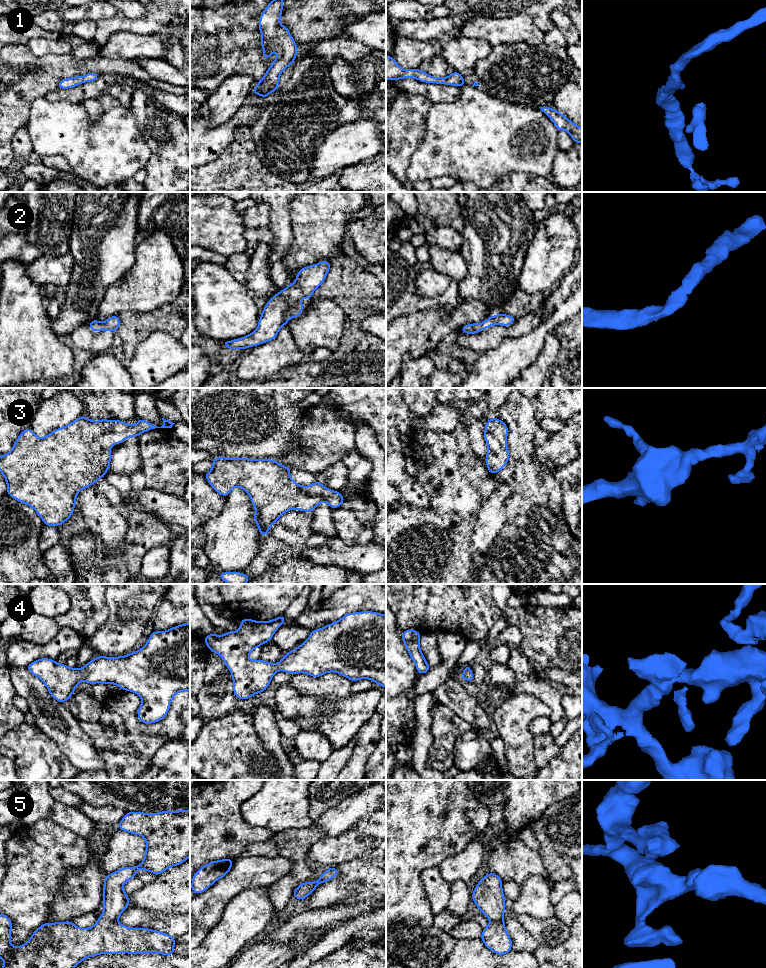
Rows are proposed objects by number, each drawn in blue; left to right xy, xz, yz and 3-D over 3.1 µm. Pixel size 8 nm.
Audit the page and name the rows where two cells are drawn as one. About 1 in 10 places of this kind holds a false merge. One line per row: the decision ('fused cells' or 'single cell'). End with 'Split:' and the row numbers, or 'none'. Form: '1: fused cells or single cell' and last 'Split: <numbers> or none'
1: single cell
2: single cell
3: single cell
4: single cell
5: single cell
Split: none

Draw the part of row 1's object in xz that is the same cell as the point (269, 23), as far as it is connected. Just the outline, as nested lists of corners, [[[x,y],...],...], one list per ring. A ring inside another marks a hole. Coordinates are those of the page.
[[[272,0],[259,19],[259,31],[262,35],[260,45],[264,49],[263,59],[269,59],[271,53],[278,53],[264,77],[251,91],[255,95],[261,95],[265,100],[270,93],[278,89],[281,73],[293,65],[298,51],[298,45],[288,28],[280,24],[282,10],[283,0]]]

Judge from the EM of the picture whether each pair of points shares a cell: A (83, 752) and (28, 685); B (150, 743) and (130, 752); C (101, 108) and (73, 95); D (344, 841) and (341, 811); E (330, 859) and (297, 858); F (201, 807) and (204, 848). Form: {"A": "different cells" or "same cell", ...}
{"A": "same cell", "B": "same cell", "C": "different cells", "D": "different cells", "E": "different cells", "F": "same cell"}

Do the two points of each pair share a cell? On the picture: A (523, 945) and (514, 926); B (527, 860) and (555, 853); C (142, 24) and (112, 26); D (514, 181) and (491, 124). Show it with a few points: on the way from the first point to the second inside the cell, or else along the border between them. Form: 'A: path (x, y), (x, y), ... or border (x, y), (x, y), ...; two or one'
A: path (522, 940), (516, 931); one
B: border (537, 851), (550, 878); two
C: path (135, 25), (119, 25); one
D: border (534, 174), (511, 172), (504, 174), (497, 181); two

